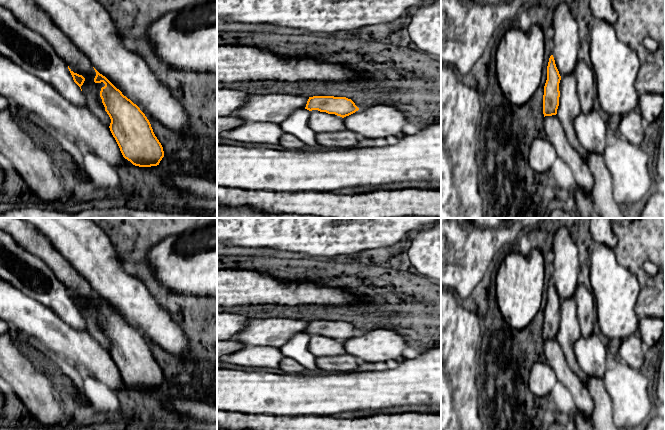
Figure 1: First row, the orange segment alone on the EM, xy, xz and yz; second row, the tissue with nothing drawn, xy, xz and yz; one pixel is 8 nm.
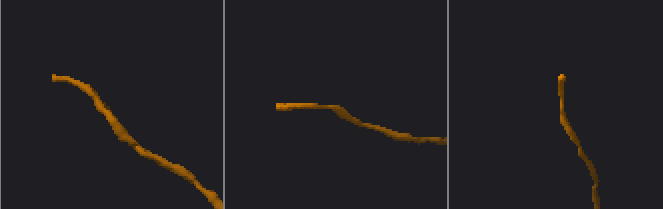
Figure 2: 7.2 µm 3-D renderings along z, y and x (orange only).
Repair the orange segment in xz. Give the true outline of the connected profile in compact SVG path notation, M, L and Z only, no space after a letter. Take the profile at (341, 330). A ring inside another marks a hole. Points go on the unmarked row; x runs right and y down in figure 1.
M334 320L309 321L305 333L309 335L318 334L328 338L335 338L342 342L349 340L359 334L359 332L351 323Z

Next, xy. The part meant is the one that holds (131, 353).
M95 292L96 300L94 302L95 307L103 306L105 308L104 311L101 312L100 321L102 323L102 327L105 331L105 335L109 339L111 343L110 347L110 355L115 362L120 375L125 383L130 385L133 389L139 391L151 391L159 389L160 385L164 381L164 375L161 367L155 360L151 348L145 338L140 334L140 332L134 328L130 323L122 318L122 316L117 313L105 300L100 298Z

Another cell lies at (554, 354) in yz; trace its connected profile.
M557 339L544 341L546 362L553 369L557 380L571 393L576 410L592 422L593 398L580 377L571 369Z

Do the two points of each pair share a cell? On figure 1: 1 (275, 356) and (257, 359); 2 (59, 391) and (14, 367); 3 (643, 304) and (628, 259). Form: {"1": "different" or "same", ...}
{"1": "same", "2": "same", "3": "same"}

